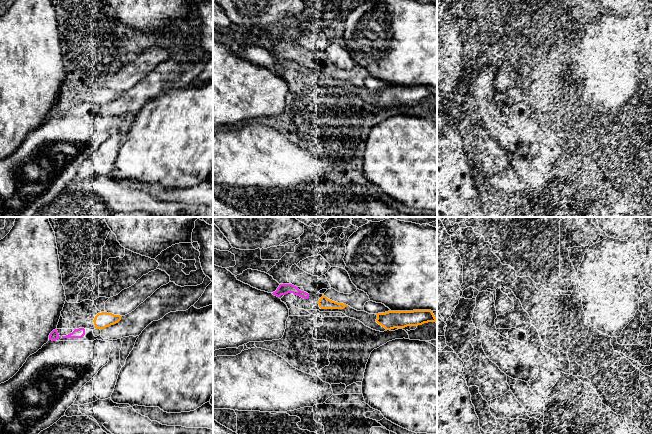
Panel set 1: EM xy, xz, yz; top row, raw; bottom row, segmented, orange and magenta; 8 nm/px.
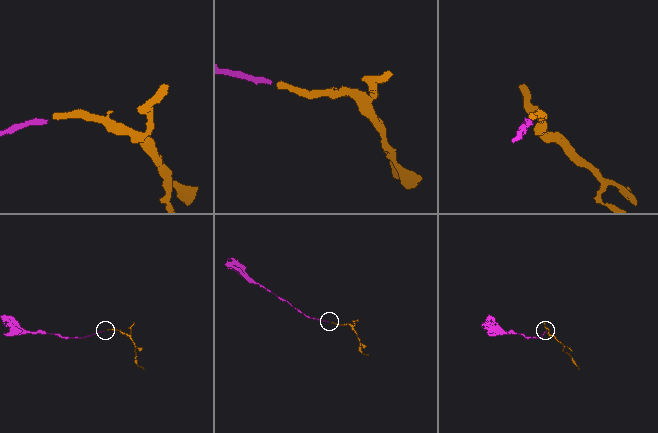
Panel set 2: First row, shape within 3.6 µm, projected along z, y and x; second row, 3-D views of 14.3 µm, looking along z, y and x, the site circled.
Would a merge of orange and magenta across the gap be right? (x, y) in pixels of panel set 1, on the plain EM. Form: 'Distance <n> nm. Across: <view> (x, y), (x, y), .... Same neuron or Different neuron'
Distance 90 nm. Across: xz (318, 77), (308, 73). Different neuron

